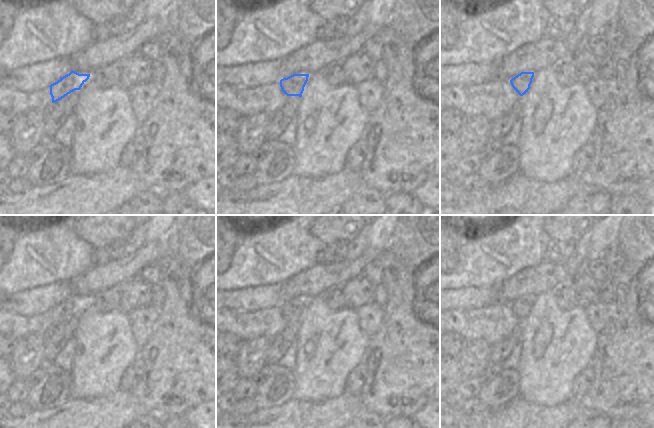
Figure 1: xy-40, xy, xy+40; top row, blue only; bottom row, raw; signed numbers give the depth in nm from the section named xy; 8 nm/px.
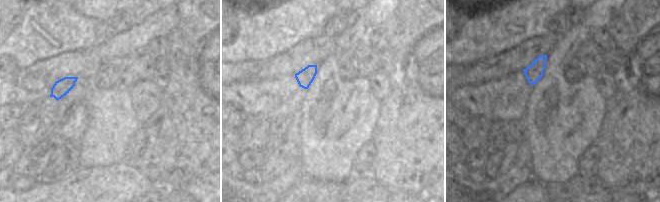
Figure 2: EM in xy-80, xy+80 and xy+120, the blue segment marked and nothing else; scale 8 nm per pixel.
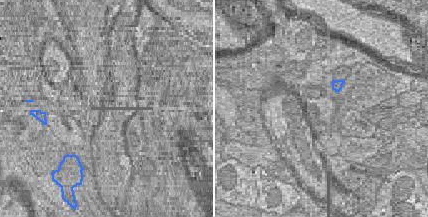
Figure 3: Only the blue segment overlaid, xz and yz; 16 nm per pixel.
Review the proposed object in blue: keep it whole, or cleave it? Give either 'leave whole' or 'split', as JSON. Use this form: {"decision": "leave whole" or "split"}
{"decision": "leave whole"}

